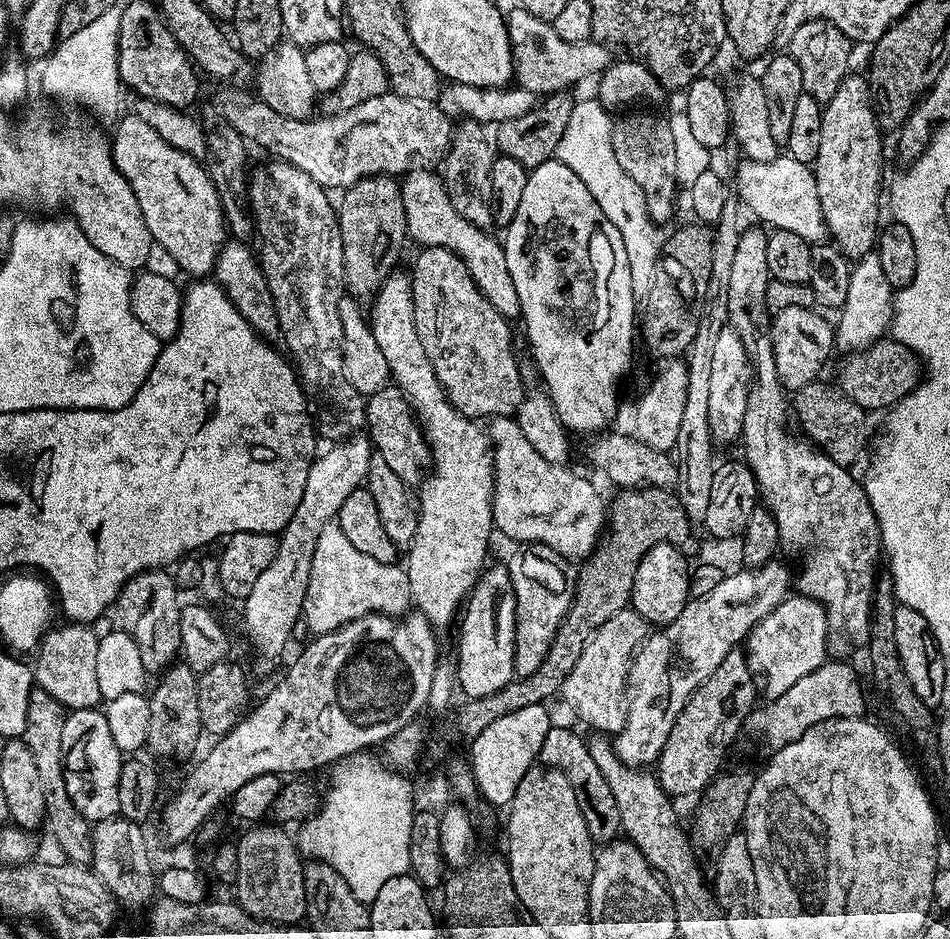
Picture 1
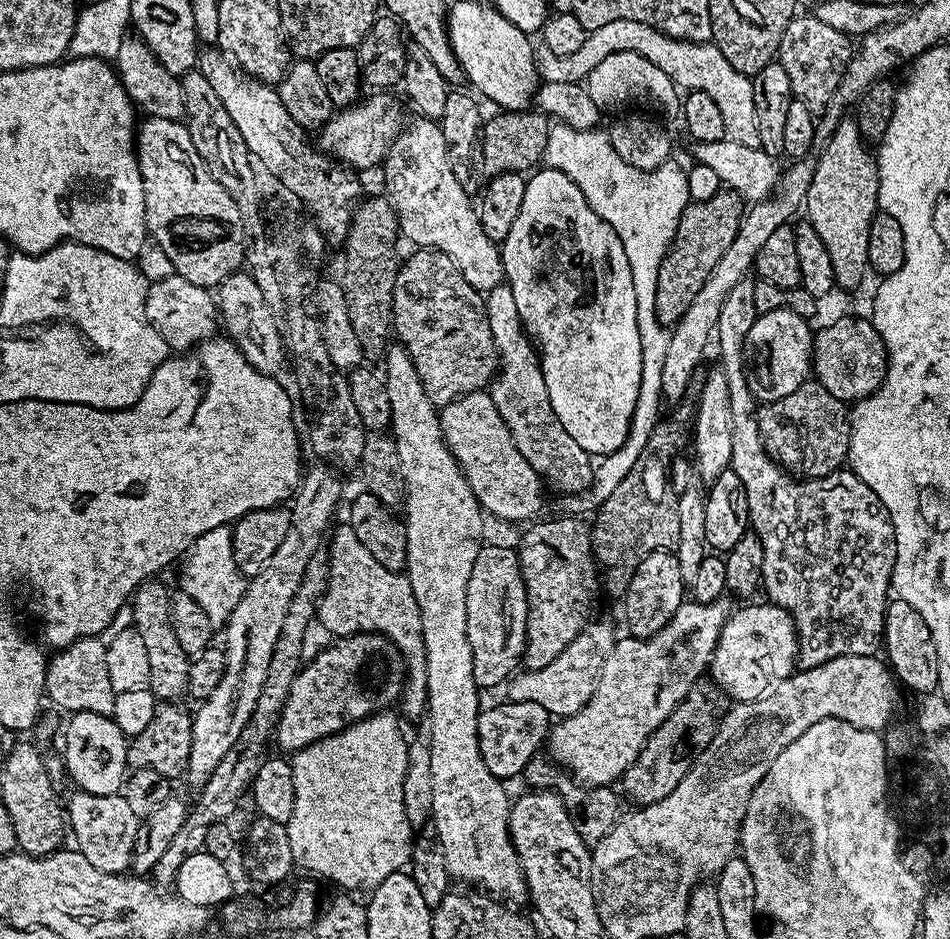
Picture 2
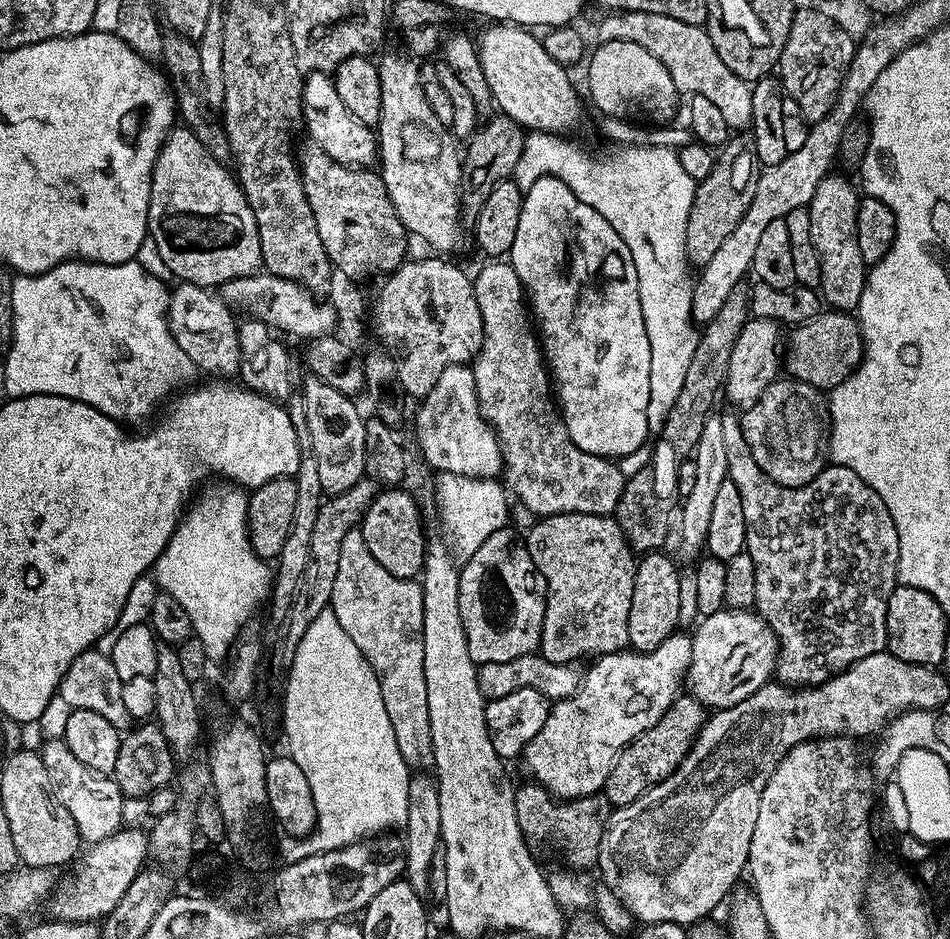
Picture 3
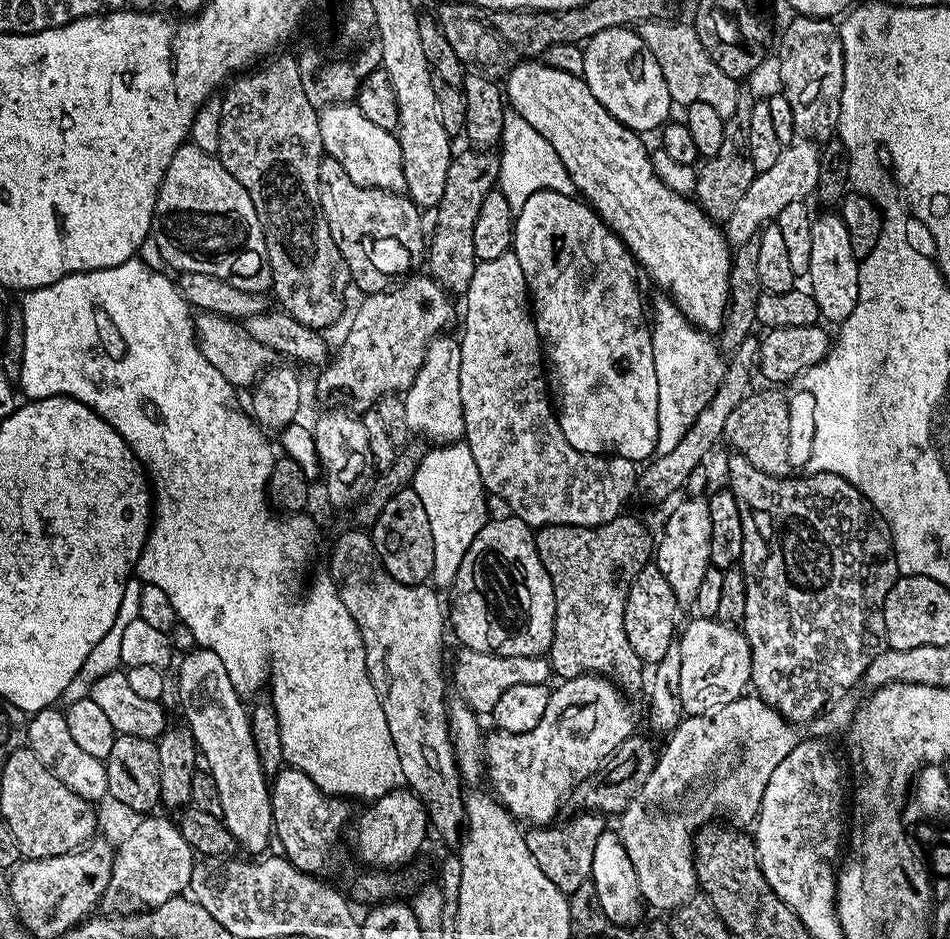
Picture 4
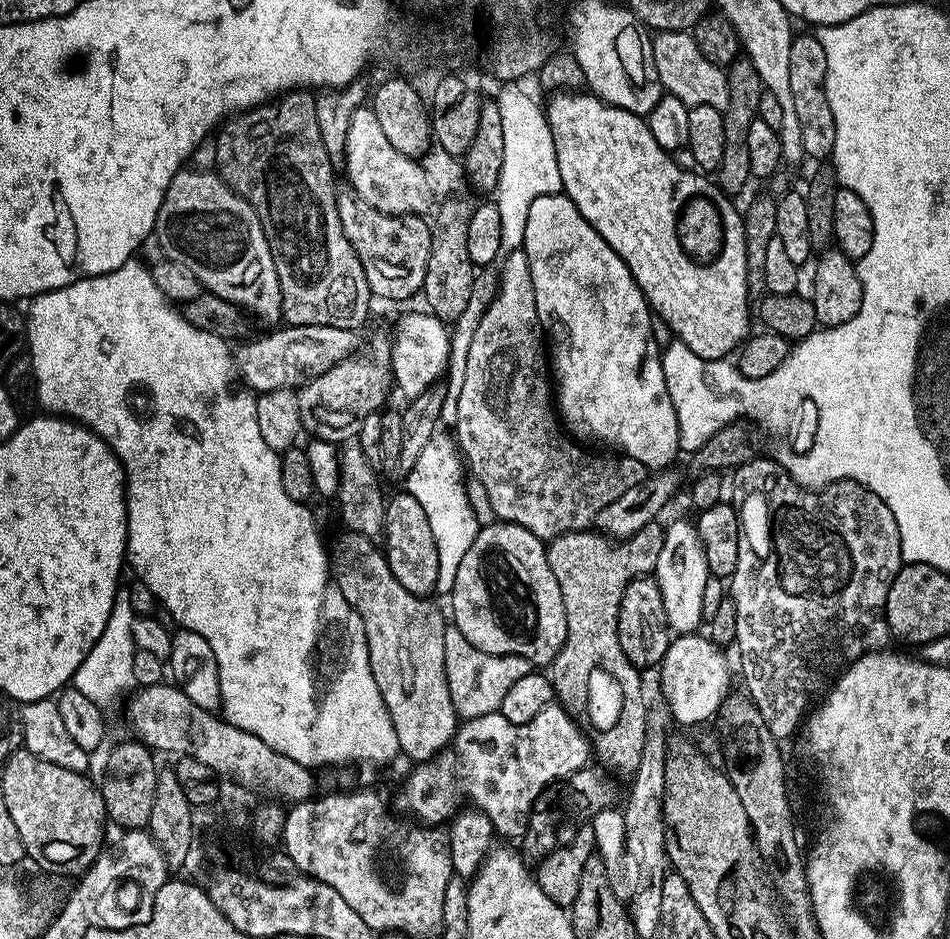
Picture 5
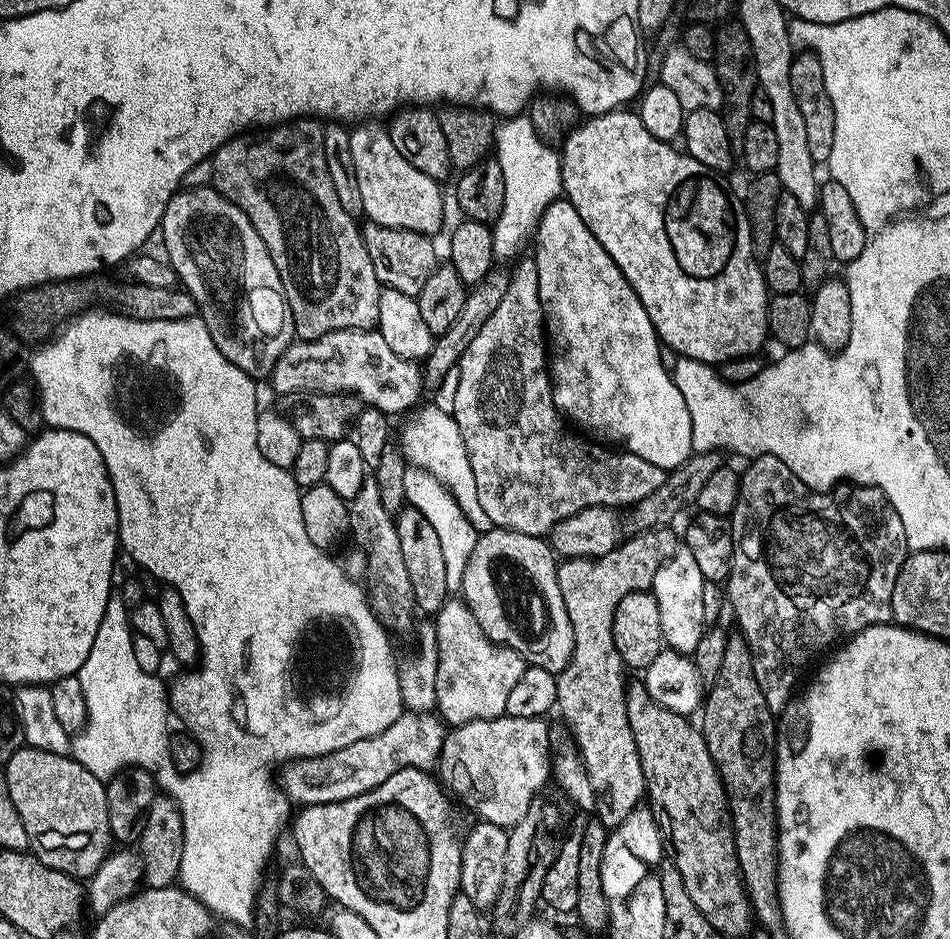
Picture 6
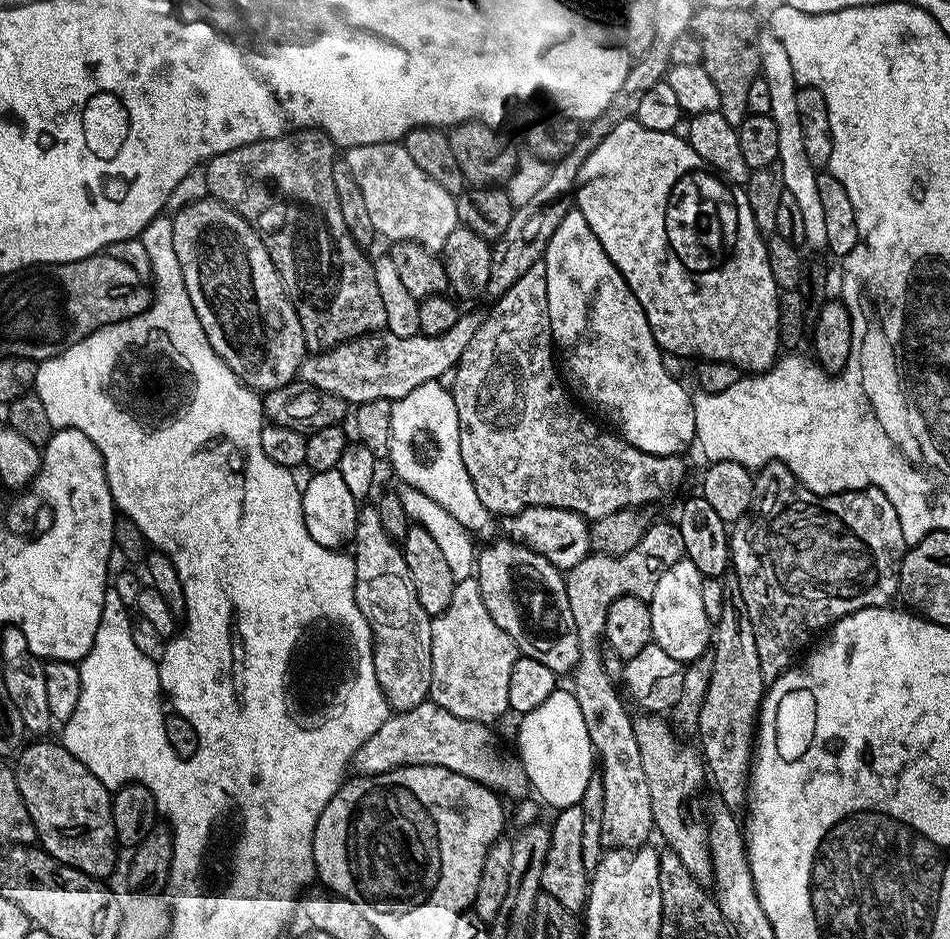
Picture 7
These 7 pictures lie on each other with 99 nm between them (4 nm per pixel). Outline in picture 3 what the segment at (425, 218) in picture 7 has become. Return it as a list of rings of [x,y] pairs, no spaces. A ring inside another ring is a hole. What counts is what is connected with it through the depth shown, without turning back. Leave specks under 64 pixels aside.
[[[309,72],[303,77],[304,114],[303,127],[308,127],[311,143],[317,144],[332,160],[349,166],[368,166],[378,156],[378,136],[369,125],[358,122],[346,106],[342,106],[342,98],[338,98],[333,77],[327,72]]]

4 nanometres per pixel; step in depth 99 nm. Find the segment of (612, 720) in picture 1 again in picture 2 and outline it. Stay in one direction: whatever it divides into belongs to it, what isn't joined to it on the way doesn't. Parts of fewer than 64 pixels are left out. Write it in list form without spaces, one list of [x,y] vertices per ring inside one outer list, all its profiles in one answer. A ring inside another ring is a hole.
[[[589,623],[578,638],[574,638],[574,642],[570,642],[554,662],[550,662],[550,666],[542,666],[542,670],[517,671],[507,681],[507,699],[511,702],[538,702],[538,706],[545,708],[552,718],[573,716],[582,710],[590,702],[606,658],[617,642],[610,625],[596,623]]]

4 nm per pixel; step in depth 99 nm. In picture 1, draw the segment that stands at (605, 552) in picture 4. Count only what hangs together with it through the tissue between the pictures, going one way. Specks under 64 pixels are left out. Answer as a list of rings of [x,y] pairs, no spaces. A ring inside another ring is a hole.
[[[524,546],[506,561],[510,582],[516,599],[516,629],[514,630],[514,673],[517,677],[529,676],[542,666],[546,650],[562,622],[562,618],[572,605],[573,589],[570,576],[563,572],[555,559],[547,560],[543,551],[532,546]]]

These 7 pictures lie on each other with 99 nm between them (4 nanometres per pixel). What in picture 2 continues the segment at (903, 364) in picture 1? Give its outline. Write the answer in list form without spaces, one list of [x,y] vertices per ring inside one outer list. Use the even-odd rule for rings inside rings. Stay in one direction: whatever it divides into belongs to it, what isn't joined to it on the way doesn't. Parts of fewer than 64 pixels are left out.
[[[842,316],[813,335],[813,373],[817,383],[847,404],[870,397],[888,372],[888,351],[881,335],[867,317]]]

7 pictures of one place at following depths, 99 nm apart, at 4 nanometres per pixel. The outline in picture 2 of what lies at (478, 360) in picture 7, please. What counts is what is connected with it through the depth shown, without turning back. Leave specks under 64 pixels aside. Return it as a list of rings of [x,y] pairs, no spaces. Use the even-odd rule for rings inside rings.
[[[505,282],[490,290],[484,301],[490,318],[490,334],[494,334],[494,346],[500,359],[500,367],[490,385],[492,401],[502,414],[502,422],[514,438],[514,446],[522,453],[522,458],[534,466],[541,480],[556,492],[581,494],[592,486],[594,460],[570,434],[566,434],[554,406],[550,406],[550,394],[546,390],[546,378],[542,378],[540,354],[532,343],[532,337],[524,328],[514,303],[514,290]]]

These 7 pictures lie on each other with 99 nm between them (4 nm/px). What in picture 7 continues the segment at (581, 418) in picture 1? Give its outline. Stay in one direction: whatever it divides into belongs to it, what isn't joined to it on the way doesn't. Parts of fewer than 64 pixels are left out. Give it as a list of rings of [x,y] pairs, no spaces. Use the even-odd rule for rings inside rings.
[[[579,210],[570,211],[566,218],[562,218],[558,230],[554,230],[554,238],[550,238],[546,246],[543,261],[552,343],[562,365],[563,379],[570,385],[571,391],[577,397],[580,395],[593,413],[601,412],[630,446],[655,456],[684,454],[688,447],[693,447],[696,439],[692,396],[668,373],[663,360],[665,357],[656,345],[650,322],[638,298],[634,298],[630,286],[614,262],[610,262],[606,250],[602,250],[602,242],[598,242],[594,230],[590,230],[590,222],[582,218]]]

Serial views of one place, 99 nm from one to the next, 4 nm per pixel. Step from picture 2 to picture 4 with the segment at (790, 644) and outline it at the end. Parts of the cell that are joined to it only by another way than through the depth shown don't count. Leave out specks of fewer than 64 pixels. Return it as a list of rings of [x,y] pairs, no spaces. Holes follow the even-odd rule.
[[[692,618],[688,625],[683,625],[678,639],[682,652],[682,706],[689,716],[701,716],[704,712],[726,702],[734,702],[749,691],[752,682],[752,655],[747,638],[739,627],[724,624],[718,619]]]

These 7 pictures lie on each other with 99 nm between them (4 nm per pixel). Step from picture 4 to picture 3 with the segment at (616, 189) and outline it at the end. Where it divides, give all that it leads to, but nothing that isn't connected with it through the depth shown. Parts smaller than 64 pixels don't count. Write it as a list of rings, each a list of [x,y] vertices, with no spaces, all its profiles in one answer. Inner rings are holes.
[[[492,22],[478,36],[478,51],[482,62],[482,74],[490,82],[490,94],[495,107],[509,116],[515,124],[533,132],[568,134],[580,124],[584,108],[580,96],[572,89],[569,69],[554,62],[546,54],[543,39],[523,26],[507,22]]]

